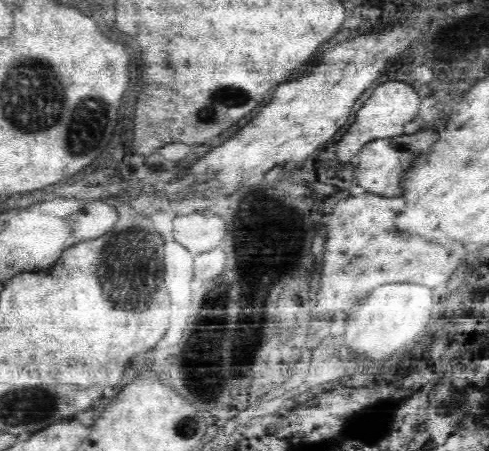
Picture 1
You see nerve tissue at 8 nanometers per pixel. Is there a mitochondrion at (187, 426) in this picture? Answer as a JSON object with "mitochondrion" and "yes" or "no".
{"mitochondrion":"yes"}

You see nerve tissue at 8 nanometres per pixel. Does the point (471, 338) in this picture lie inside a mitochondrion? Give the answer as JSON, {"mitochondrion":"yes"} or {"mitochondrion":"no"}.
{"mitochondrion":"no"}

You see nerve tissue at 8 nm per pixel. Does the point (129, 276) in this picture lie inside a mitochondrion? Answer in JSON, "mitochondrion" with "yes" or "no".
{"mitochondrion":"yes"}

